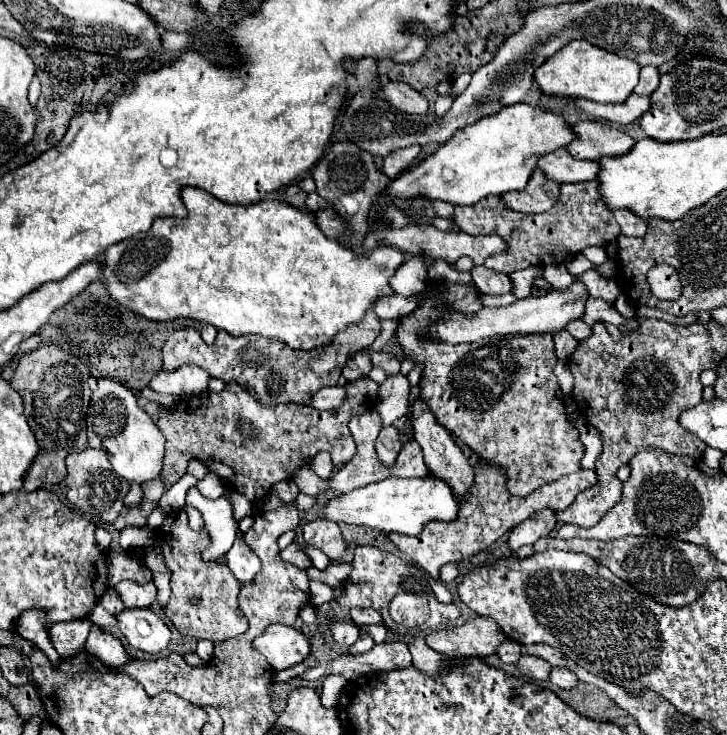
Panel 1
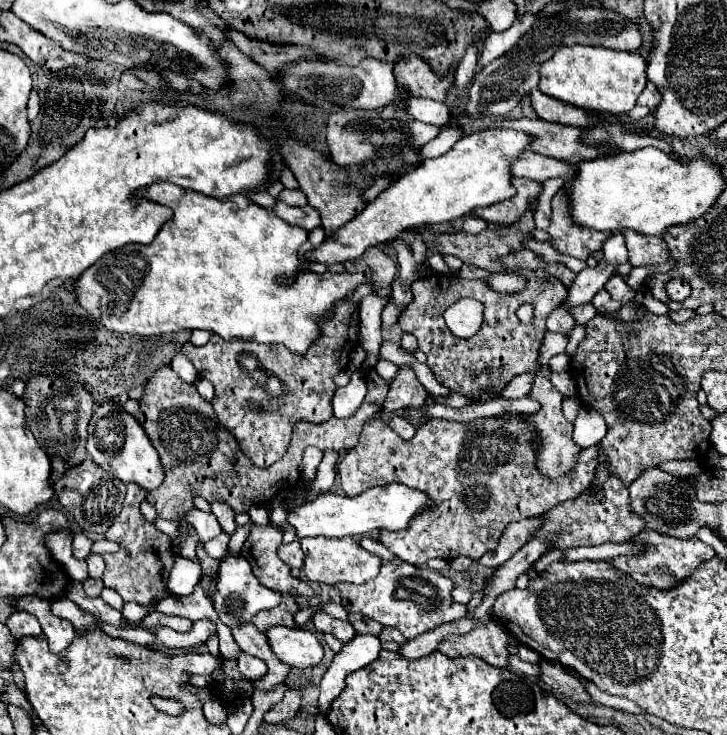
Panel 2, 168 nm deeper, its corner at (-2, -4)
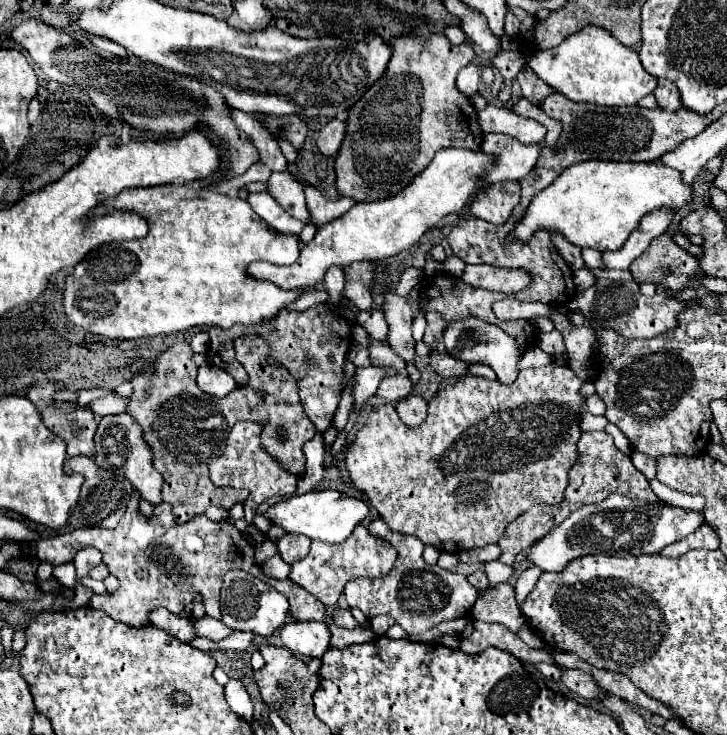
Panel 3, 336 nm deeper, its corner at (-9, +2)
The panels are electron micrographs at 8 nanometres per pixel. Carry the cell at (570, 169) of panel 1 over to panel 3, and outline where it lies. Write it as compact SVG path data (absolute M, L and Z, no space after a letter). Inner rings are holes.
M496 133L484 135L482 149L496 157L496 169L484 175L484 181L490 185L508 179L520 181L536 167L542 155L540 145L532 145L532 143L524 145L518 139L512 139L508 135L496 135Z

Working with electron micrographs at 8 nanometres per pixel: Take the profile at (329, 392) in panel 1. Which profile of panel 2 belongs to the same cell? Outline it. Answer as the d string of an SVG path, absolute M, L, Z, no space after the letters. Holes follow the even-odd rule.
M355 371L351 375L351 381L345 387L339 387L333 395L333 411L335 417L345 419L345 417L353 417L353 413L359 409L361 401L365 399L367 393L367 385L365 379L359 377L359 371Z

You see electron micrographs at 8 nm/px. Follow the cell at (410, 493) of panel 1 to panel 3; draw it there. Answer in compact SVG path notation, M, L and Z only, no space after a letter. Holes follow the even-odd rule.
M332 489L308 491L304 495L294 495L288 501L274 503L266 511L270 521L280 525L288 533L300 533L300 535L306 535L310 539L322 539L328 543L340 543L340 541L348 539L352 529L356 525L360 525L368 517L368 513L370 513L370 505L364 499L350 497L342 491L332 491Z

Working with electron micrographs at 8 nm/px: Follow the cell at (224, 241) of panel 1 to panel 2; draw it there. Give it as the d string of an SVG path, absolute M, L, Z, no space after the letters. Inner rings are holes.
M173 183L147 185L137 193L159 205L173 209L173 217L163 223L161 231L149 245L127 245L127 257L101 257L93 263L75 283L77 303L87 315L113 333L129 333L141 337L167 335L183 329L205 329L223 337L225 341L257 341L279 343L293 353L305 353L319 337L319 329L329 309L351 295L359 285L369 279L369 273L297 273L301 261L297 249L307 241L307 233L299 227L291 227L271 211L247 203L239 207L233 199L217 201L189 189L181 189ZM297 275L295 285L279 287L277 277Z

